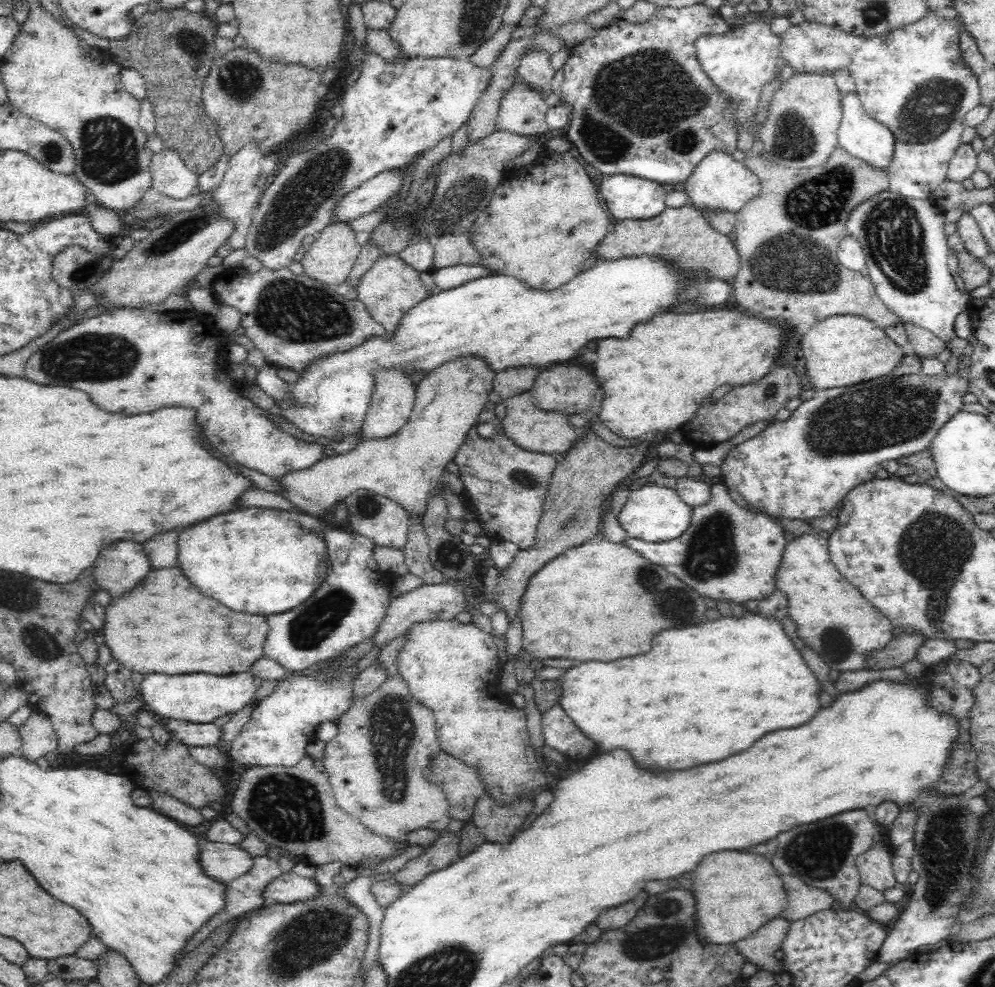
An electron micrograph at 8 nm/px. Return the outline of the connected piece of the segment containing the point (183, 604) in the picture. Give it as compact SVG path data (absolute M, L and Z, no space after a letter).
M178 566L152 569L138 586L134 586L134 590L112 600L112 604L104 606L104 611L103 638L112 658L132 672L143 675L150 672L168 676L208 672L224 676L248 671L255 660L263 657L263 643L269 630L266 618L234 612L220 602L200 594L196 586L188 584L188 578Z

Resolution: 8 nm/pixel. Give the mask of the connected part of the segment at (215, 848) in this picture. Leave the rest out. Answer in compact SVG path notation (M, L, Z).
M203 842L198 852L200 869L212 880L228 886L231 880L246 874L252 868L252 855L235 844L224 844L222 842Z

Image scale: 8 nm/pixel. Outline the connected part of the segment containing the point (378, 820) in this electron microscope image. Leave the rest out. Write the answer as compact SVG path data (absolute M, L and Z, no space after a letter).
M397 673L339 716L337 734L325 744L322 773L328 777L328 784L340 808L378 836L393 843L406 844L410 832L426 828L444 831L452 819L443 790L424 776L432 756L440 751L432 709L413 698L404 679Z

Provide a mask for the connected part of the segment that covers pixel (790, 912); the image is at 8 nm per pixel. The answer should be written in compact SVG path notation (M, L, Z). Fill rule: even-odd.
M782 875L782 882L787 894L787 906L781 912L784 920L797 921L832 908L835 900L828 891L808 886L797 876Z

